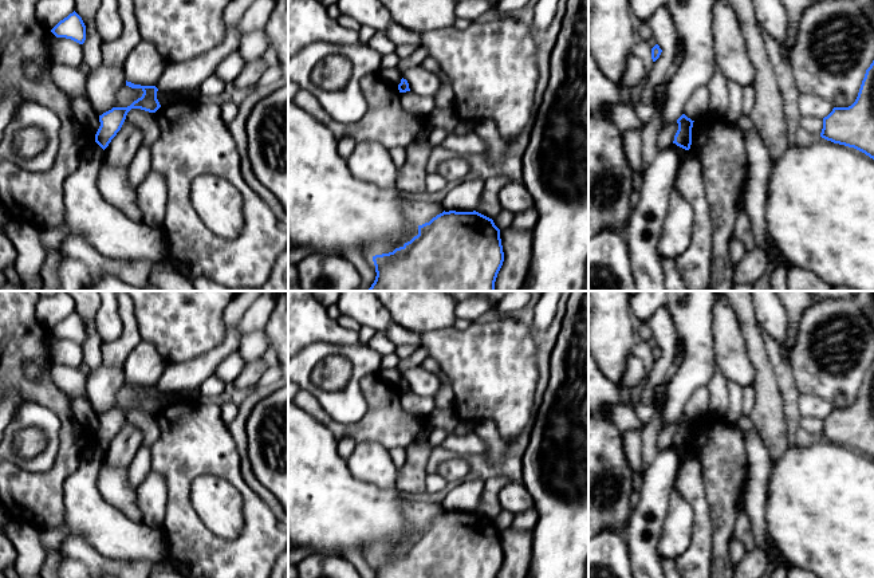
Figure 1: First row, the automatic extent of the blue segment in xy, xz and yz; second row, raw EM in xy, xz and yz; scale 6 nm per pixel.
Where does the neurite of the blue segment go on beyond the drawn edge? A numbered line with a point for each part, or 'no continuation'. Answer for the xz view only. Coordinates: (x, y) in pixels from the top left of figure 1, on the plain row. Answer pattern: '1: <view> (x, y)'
no continuation

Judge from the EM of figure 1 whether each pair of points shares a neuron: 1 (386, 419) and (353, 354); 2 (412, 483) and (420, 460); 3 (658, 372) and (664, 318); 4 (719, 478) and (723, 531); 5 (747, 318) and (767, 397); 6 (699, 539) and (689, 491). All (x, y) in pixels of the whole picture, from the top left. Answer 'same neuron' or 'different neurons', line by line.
1: different neurons
2: same neuron
3: same neuron
4: same neuron
5: same neuron
6: same neuron

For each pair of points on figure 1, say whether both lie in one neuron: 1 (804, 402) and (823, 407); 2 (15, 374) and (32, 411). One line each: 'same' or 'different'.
1: same
2: different

